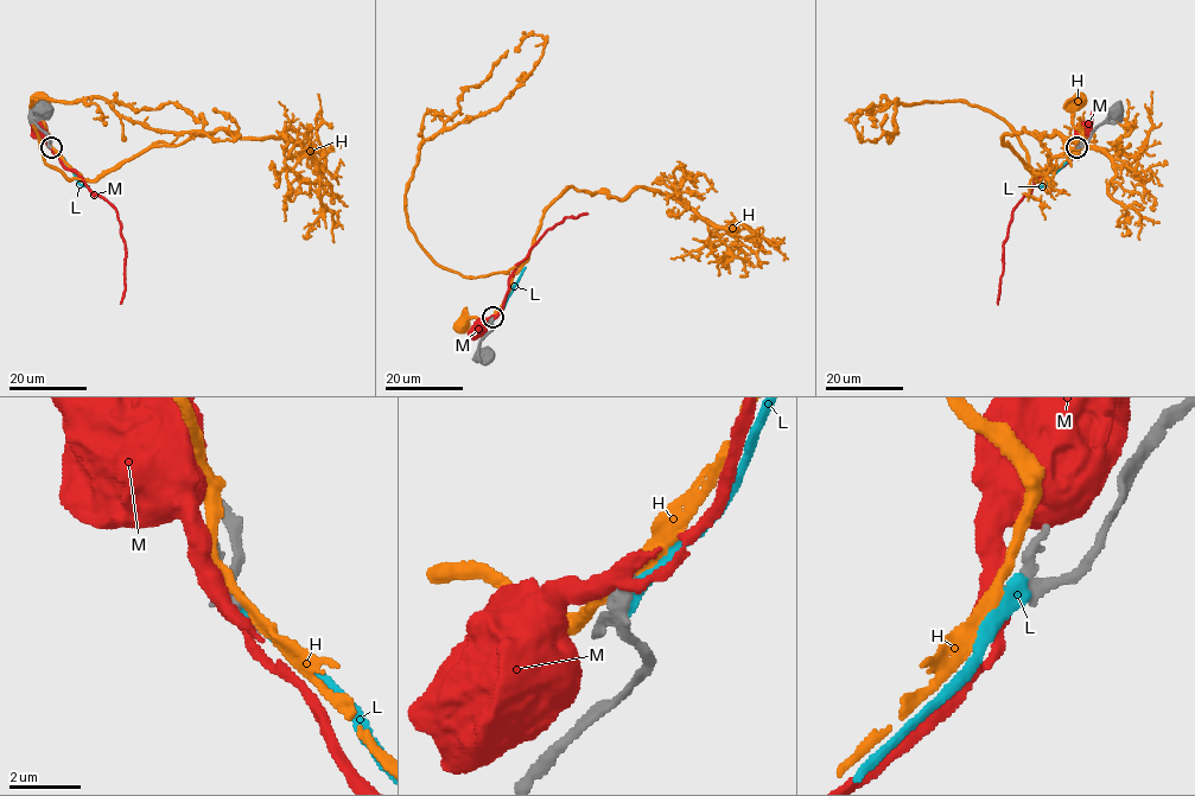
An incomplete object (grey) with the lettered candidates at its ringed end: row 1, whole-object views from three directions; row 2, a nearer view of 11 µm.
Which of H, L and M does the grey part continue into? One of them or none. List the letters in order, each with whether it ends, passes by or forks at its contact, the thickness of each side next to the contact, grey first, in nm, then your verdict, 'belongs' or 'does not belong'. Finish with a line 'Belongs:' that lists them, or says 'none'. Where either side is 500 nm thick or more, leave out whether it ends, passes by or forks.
H: it passes by; calibres 400 and 280 nm; does not belong
L: it ends; calibres 360 and 440 nm; does not belong
M: it forks; calibres 420 and 400 nm; does not belong
Belongs: none

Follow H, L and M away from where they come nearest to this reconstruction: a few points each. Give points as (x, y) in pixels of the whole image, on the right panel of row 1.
H: (1078, 147), (1080, 132), (1073, 123), (1078, 102)
L: (1079, 146), (1040, 188)
M: (1076, 147), (1085, 129)

